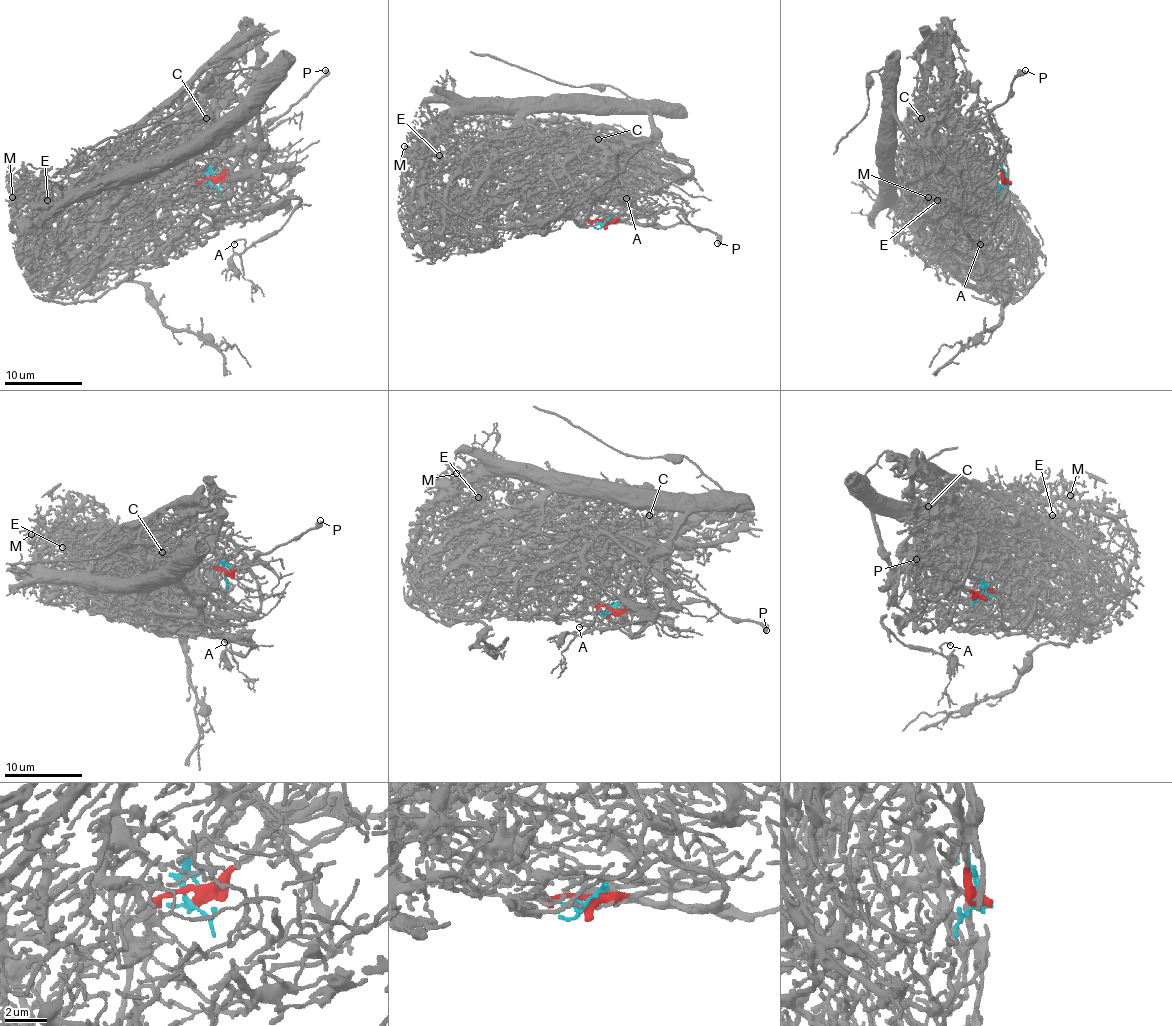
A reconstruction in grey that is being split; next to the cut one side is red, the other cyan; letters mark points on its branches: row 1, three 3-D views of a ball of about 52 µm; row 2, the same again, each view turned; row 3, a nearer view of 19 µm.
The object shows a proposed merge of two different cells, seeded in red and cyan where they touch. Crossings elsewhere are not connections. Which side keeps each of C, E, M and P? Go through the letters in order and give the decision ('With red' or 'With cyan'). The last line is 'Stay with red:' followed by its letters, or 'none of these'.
C: With cyan
E: With cyan
M: With cyan
P: With red
Stay with red: P

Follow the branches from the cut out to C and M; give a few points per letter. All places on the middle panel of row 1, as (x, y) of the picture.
C: (604, 223), (622, 221), (587, 194), (593, 170), (600, 167), (612, 147), (608, 139), (598, 139)
M: (604, 223), (622, 221), (544, 182), (515, 182), (488, 198), (455, 198), (426, 170), (424, 155), (405, 145)

